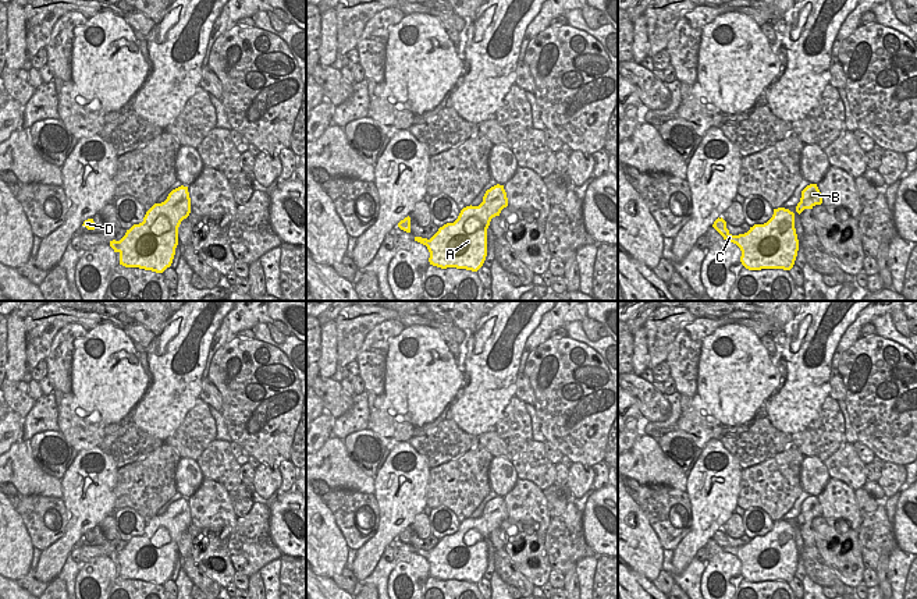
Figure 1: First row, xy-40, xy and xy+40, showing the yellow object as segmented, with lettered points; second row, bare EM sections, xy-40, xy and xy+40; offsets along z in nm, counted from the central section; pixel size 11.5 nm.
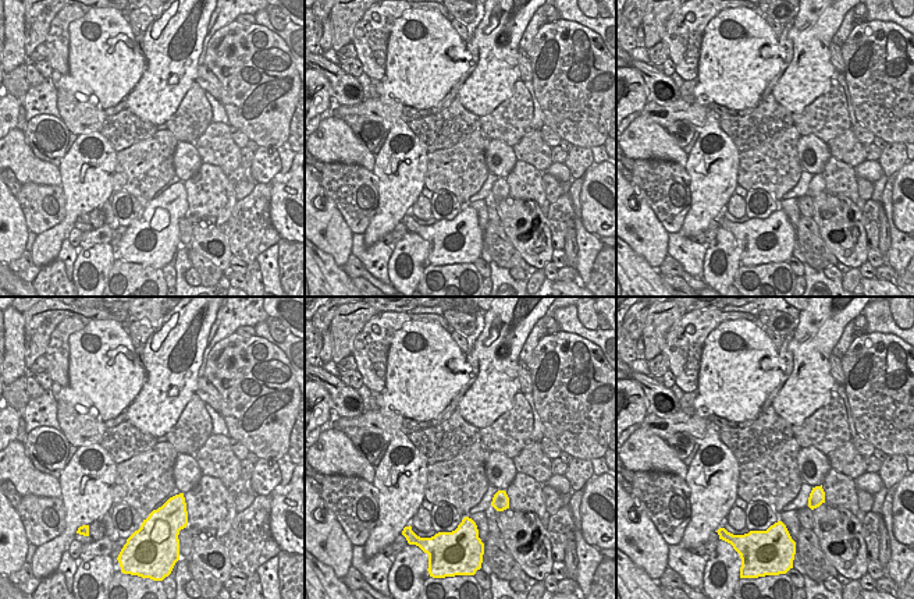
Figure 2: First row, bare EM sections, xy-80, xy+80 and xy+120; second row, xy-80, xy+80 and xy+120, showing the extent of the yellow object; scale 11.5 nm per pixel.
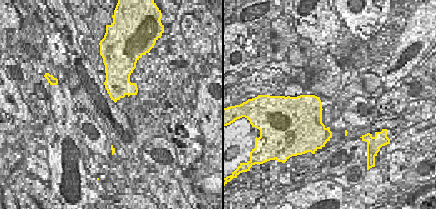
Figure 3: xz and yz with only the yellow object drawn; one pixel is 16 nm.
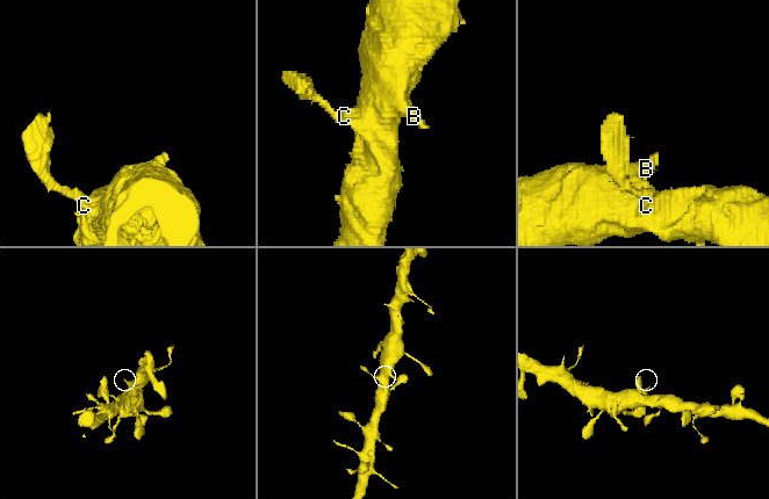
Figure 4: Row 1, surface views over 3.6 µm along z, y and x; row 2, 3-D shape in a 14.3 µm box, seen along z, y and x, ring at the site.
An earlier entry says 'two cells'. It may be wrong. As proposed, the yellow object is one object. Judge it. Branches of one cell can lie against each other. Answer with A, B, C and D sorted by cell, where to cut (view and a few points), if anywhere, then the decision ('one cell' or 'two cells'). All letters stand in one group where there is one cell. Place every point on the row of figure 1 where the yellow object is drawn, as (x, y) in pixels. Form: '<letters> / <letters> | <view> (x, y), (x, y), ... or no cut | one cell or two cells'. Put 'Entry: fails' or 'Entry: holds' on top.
Entry: fails
A B C D | no cut | one cell

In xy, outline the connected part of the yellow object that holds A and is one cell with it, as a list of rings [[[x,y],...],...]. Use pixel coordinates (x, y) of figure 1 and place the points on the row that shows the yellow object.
[[[497,184],[486,191],[479,206],[463,208],[454,223],[440,227],[430,240],[415,237],[415,241],[427,247],[433,266],[477,272],[487,256],[490,221],[507,206],[504,185]]]

